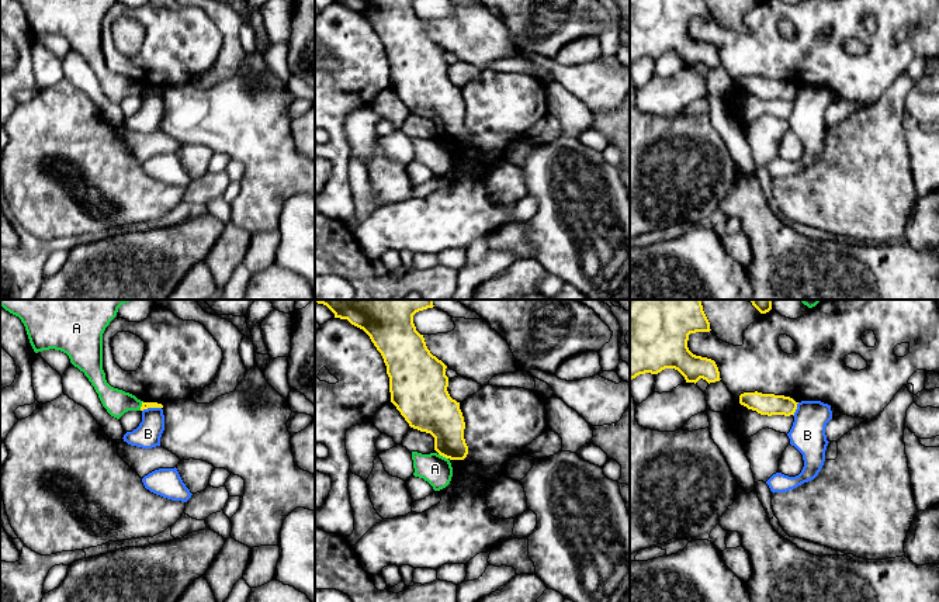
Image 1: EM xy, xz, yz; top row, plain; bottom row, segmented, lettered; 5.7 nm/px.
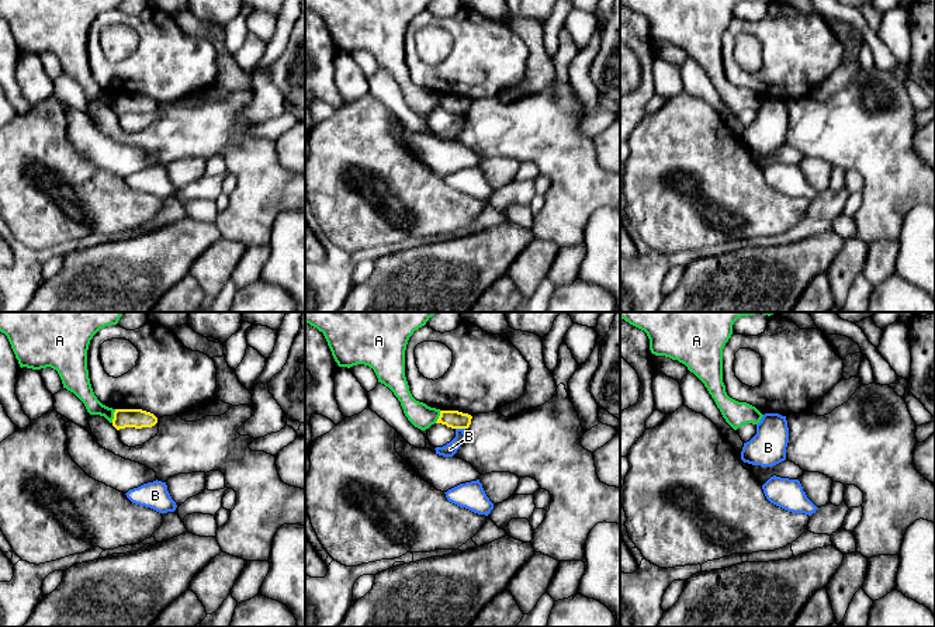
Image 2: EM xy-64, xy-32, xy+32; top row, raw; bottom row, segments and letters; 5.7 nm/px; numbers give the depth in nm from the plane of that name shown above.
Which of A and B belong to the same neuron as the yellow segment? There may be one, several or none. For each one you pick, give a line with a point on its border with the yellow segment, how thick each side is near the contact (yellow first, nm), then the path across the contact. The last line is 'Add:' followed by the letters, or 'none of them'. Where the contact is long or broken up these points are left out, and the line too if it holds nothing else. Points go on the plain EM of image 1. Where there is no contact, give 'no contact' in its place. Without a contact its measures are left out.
Add: none of them

